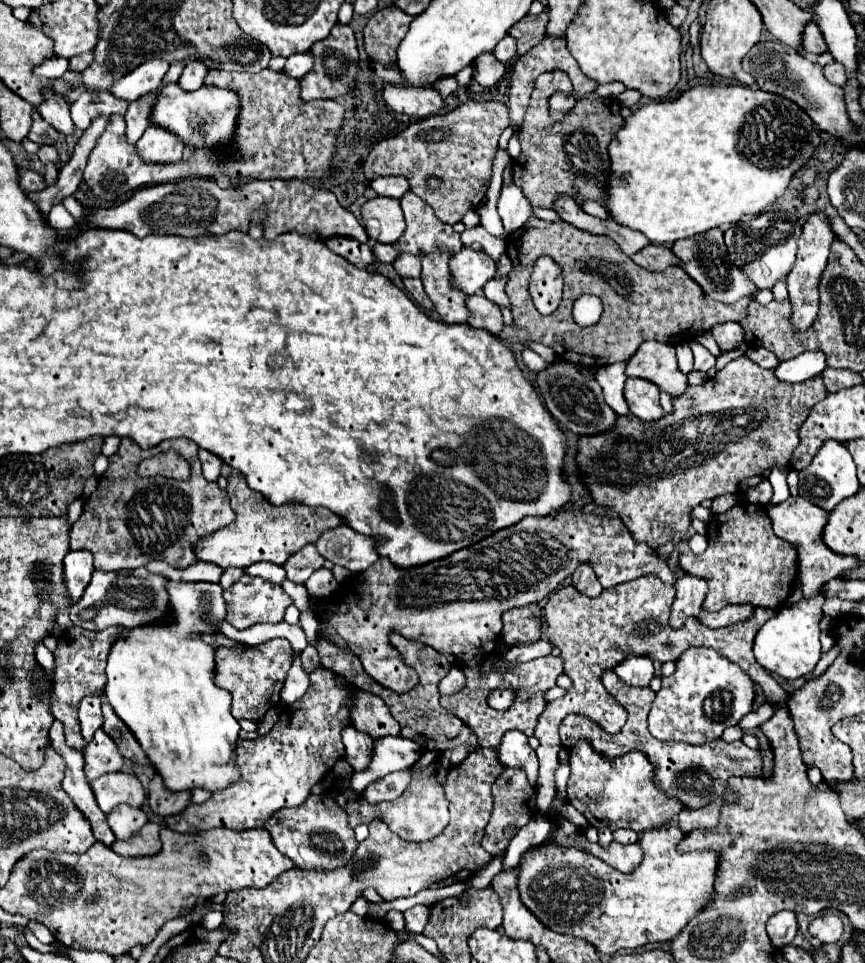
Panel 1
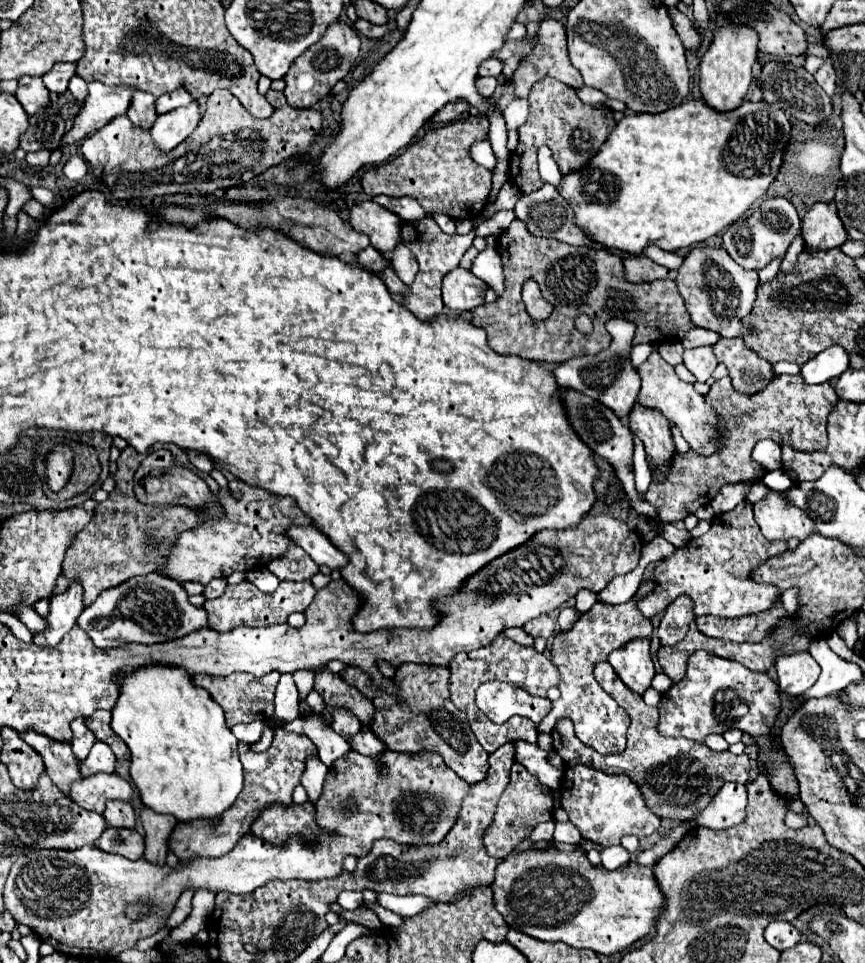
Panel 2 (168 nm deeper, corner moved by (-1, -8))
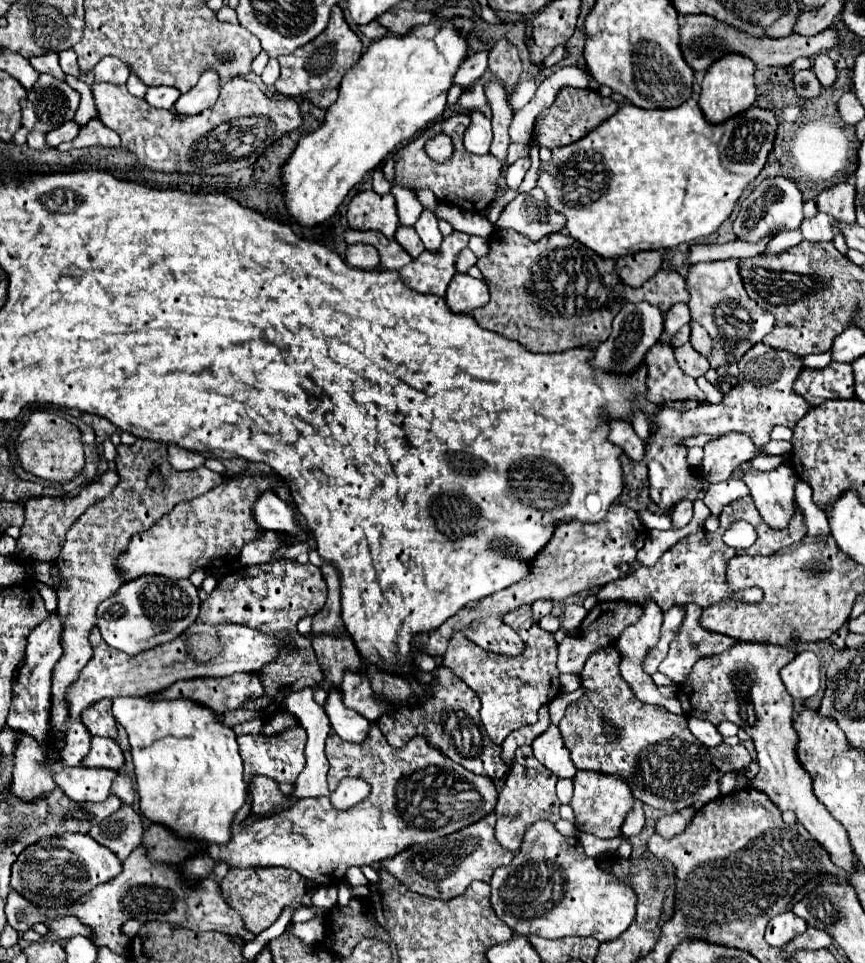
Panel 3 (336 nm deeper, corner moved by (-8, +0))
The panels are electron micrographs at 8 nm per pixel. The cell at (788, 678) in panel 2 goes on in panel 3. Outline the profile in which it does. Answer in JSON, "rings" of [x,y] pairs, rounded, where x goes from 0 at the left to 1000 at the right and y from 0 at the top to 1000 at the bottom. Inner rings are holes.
{"rings":[[[926,676],[903,695],[905,711],[921,728],[940,724],[947,715],[947,684],[938,676]]]}

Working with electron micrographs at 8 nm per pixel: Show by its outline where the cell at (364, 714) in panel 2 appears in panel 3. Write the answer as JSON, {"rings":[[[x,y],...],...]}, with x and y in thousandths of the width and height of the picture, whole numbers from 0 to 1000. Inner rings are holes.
{"rings":[[[399,655],[397,659],[364,659],[360,668],[376,699],[376,707],[383,711],[394,711],[399,695],[420,693],[410,668]]]}

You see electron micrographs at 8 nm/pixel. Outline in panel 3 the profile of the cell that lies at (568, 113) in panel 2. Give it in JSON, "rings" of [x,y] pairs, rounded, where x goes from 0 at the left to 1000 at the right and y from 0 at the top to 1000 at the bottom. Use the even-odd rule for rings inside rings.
{"rings":[[[651,90],[642,103],[642,107],[625,119],[621,126],[621,140],[623,140],[623,151],[630,151],[635,155],[658,151],[669,146],[672,142],[679,140],[679,136],[688,134],[692,128],[704,124],[713,115],[713,107],[704,101],[692,99],[690,94],[683,92],[667,92],[667,90]]]}

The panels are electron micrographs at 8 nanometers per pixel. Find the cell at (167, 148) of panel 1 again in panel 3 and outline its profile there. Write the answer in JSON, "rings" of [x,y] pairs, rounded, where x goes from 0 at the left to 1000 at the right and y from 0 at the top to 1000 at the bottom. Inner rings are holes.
{"rings":[[[239,72],[232,76],[228,88],[205,103],[200,113],[209,119],[228,119],[249,109],[253,101],[253,90],[253,76],[249,72]]]}

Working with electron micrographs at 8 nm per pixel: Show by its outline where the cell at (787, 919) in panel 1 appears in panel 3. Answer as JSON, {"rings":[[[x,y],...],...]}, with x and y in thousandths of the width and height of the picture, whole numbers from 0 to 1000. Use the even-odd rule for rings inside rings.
{"rings":[[[908,946],[889,956],[884,975],[889,981],[903,983],[912,979],[917,973],[926,971],[931,965],[933,965],[933,958],[926,952],[921,952],[917,946]]]}

